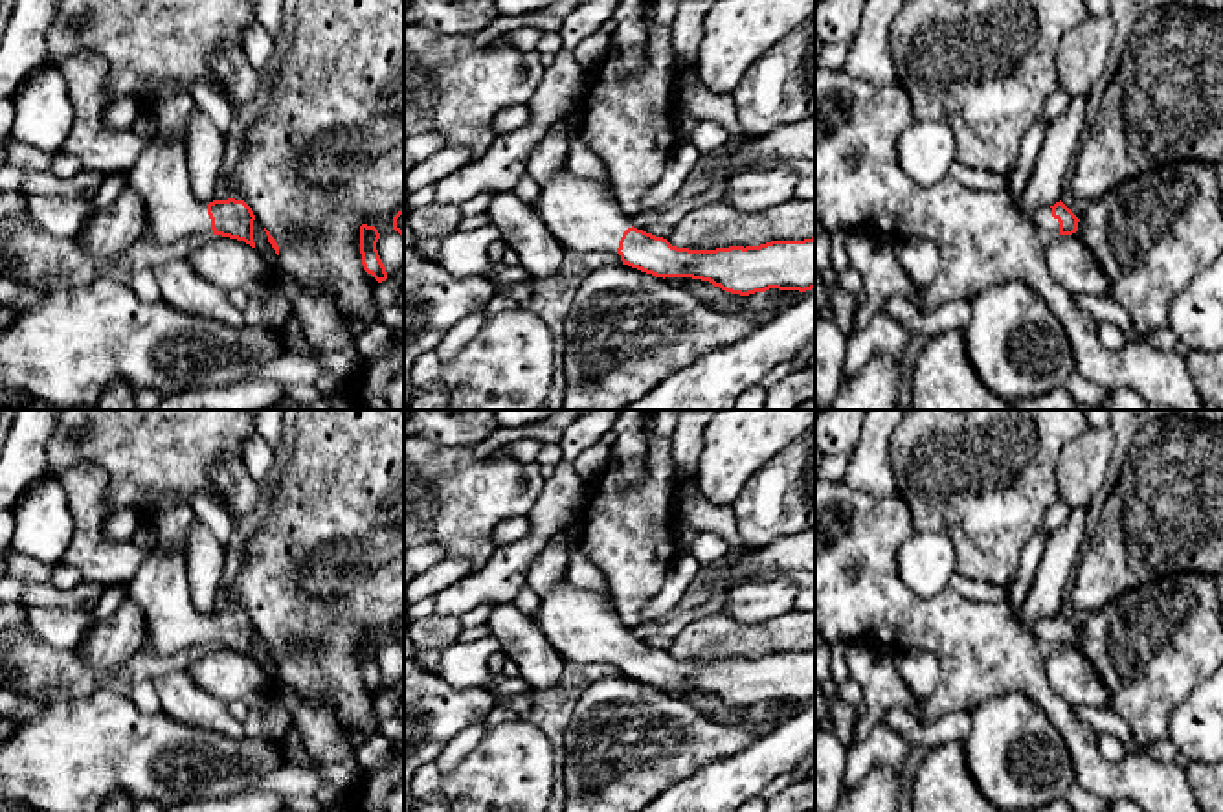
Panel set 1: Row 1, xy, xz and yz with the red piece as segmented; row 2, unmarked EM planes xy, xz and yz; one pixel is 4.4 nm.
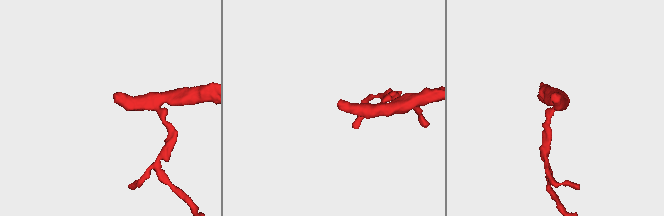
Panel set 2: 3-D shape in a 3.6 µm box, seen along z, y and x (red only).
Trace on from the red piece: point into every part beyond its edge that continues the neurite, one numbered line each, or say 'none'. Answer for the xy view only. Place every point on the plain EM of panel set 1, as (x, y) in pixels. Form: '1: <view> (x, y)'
1: xy (160, 588)

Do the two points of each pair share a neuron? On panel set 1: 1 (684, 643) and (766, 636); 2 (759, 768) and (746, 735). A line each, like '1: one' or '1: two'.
1: one
2: two

